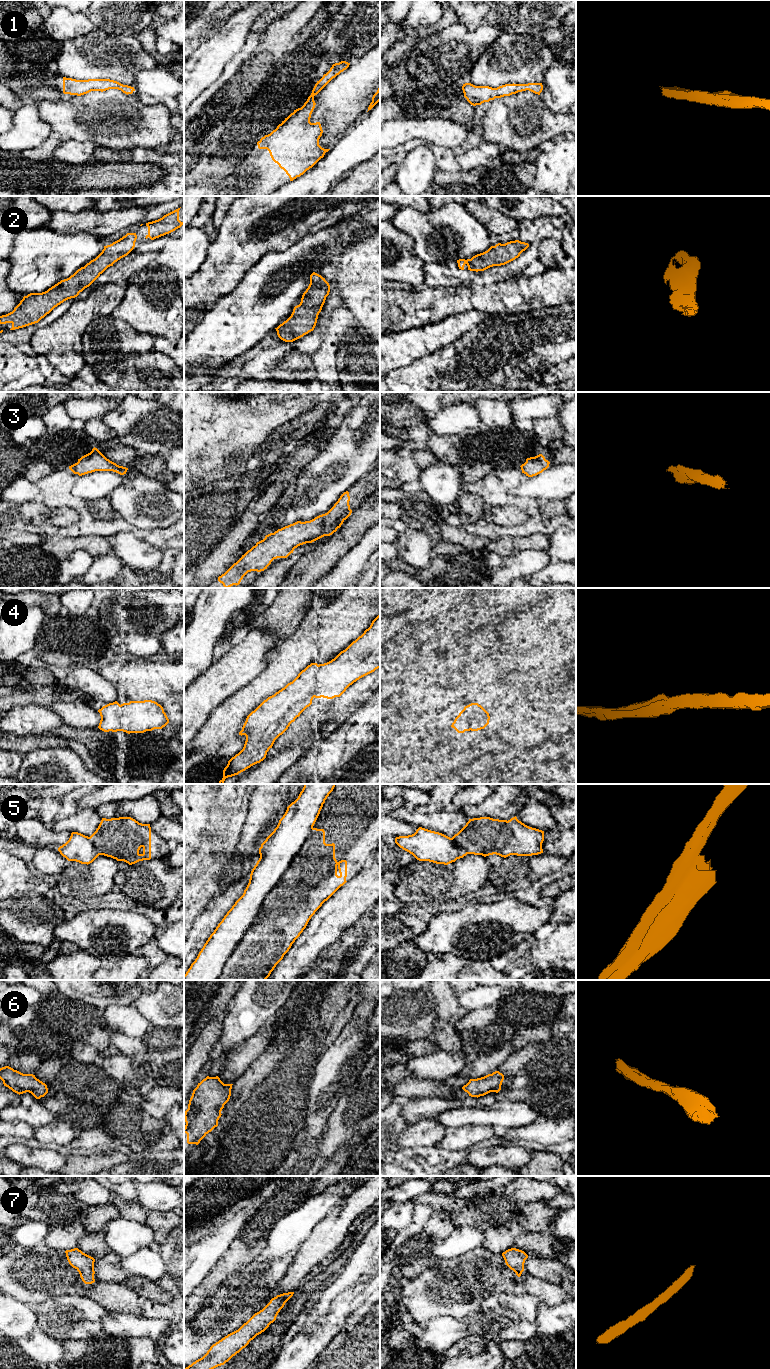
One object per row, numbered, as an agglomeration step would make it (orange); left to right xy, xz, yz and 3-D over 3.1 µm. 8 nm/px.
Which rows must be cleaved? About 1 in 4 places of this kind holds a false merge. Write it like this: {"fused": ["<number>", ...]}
{"fused": ["5"]}

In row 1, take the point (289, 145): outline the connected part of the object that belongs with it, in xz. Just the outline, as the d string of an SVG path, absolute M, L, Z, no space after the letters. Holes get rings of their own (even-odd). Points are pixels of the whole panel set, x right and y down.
M346 61L333 64L317 81L304 105L294 110L275 130L257 142L259 149L269 151L272 160L286 172L290 181L303 175L330 150L319 145L323 133L320 122L310 122L316 105L314 96L349 65Z

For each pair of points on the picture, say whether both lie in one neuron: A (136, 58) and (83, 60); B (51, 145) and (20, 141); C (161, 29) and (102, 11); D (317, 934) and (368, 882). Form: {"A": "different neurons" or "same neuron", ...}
{"A": "same neuron", "B": "different neurons", "C": "different neurons", "D": "same neuron"}

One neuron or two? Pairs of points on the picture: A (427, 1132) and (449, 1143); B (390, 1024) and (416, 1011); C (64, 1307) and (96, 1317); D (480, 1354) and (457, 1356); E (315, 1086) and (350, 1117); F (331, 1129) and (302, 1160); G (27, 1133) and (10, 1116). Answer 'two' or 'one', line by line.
A: two
B: one
C: one
D: one
E: two
F: two
G: two

